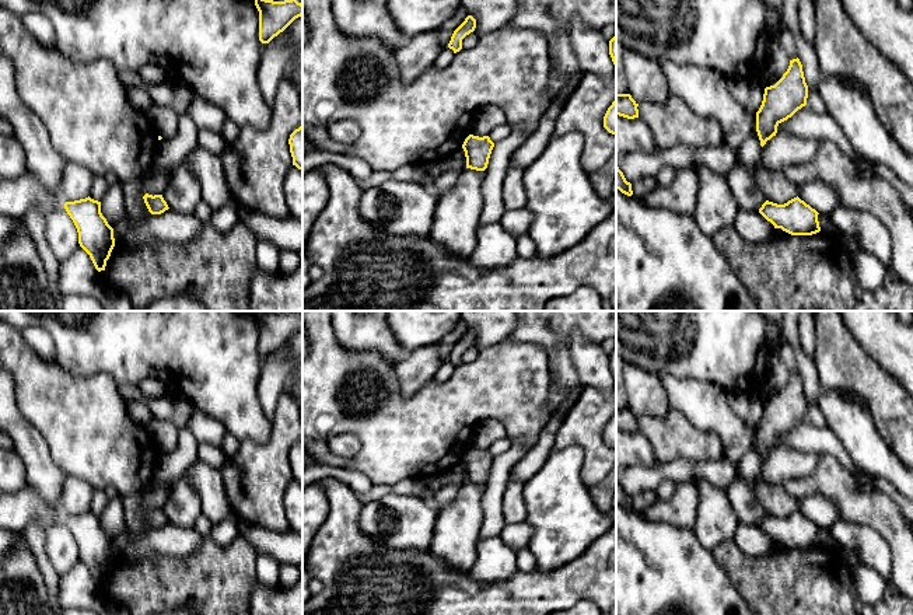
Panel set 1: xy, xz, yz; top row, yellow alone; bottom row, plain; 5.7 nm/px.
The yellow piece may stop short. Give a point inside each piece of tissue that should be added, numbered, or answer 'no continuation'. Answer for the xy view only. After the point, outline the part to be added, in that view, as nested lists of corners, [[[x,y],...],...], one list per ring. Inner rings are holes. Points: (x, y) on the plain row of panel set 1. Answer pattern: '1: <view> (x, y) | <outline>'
no continuation

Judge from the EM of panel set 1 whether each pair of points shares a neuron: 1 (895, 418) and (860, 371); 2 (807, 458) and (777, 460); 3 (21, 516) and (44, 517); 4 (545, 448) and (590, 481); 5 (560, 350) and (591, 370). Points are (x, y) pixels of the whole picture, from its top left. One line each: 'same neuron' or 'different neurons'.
1: same neuron
2: same neuron
3: same neuron
4: different neurons
5: different neurons

